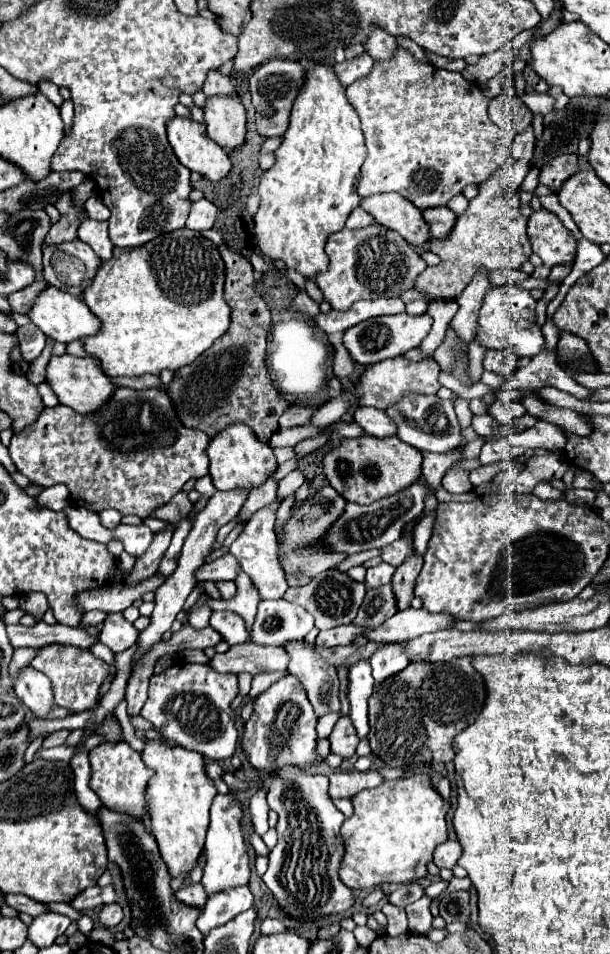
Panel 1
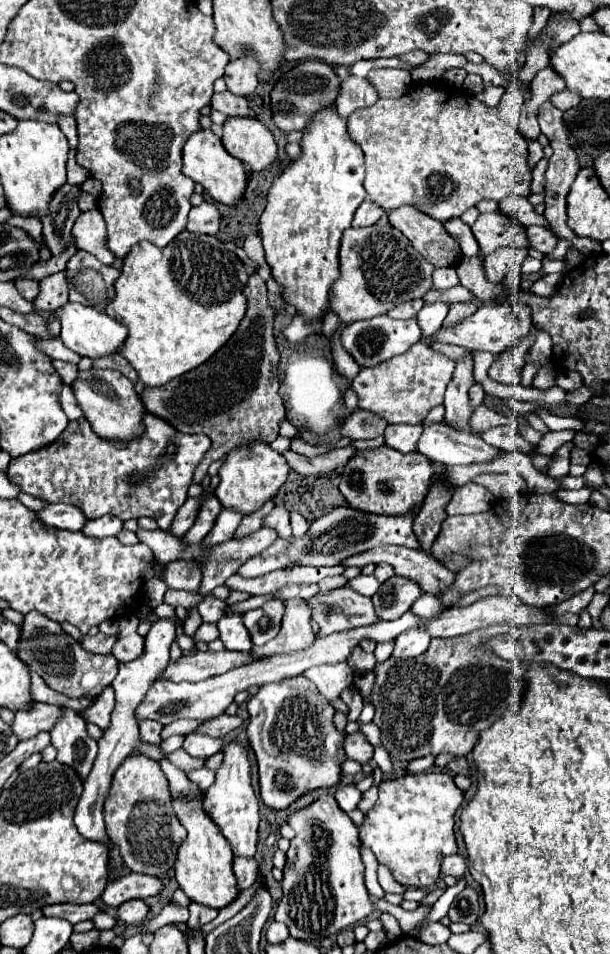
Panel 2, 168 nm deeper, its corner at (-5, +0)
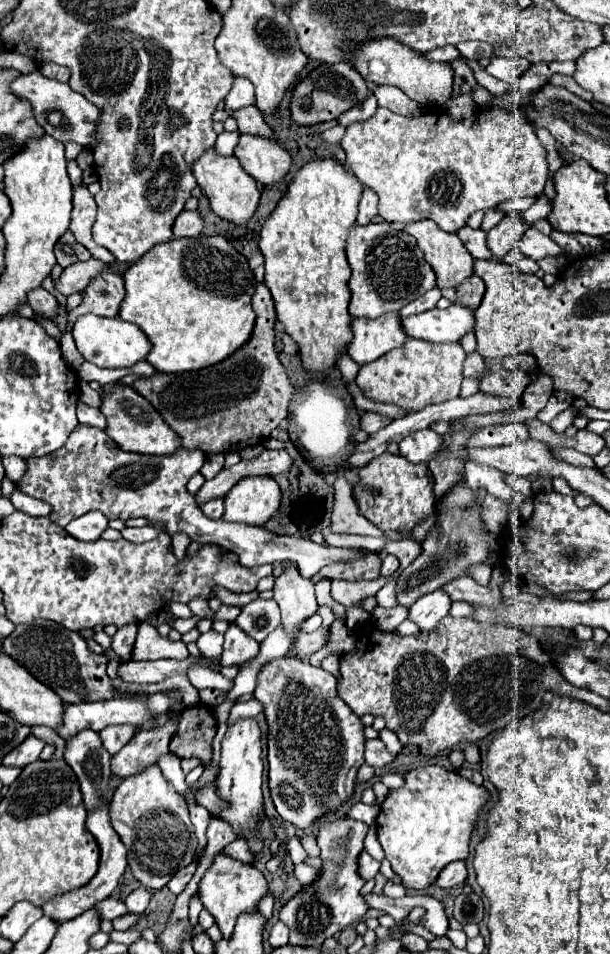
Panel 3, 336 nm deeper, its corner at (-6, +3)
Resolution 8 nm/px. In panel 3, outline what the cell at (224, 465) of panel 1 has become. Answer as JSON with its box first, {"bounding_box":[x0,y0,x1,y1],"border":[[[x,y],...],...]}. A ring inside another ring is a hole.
{"bounding_box":[224,476,282,526],"border":[[[250,476],[240,480],[224,500],[224,520],[250,526],[264,526],[280,508],[282,492],[270,476]]]}

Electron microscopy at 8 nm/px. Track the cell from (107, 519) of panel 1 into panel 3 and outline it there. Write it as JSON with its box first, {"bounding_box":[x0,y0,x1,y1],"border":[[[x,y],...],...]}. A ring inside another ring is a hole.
{"bounding_box":[66,512,108,540],"border":[[[90,512],[84,516],[78,516],[66,526],[66,532],[70,532],[76,540],[98,540],[100,534],[108,528],[108,518],[102,512]]]}

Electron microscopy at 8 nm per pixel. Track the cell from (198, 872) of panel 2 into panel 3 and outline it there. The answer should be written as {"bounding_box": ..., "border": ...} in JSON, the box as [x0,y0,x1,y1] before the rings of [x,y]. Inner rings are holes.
{"bounding_box":[198,854,268,938],"border":[[[218,854],[212,868],[204,874],[200,888],[198,888],[198,896],[204,904],[204,908],[216,918],[216,924],[222,932],[222,938],[230,938],[236,926],[236,920],[240,914],[244,912],[258,912],[258,902],[266,896],[268,892],[268,882],[264,878],[264,874],[244,862],[232,860],[224,854]]]}

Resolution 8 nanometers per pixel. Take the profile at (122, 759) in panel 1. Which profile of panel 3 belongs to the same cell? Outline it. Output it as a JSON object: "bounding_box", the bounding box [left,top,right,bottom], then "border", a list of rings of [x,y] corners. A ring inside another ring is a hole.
{"bounding_box":[110,766,198,890],"border":[[[148,766],[140,774],[120,782],[114,800],[110,804],[110,824],[124,842],[124,846],[128,848],[128,864],[134,878],[152,890],[164,888],[166,882],[170,882],[170,878],[180,868],[186,868],[192,862],[198,848],[198,838],[194,836],[194,824],[190,822],[188,806],[184,798],[174,790],[174,786],[162,776],[158,766]]]}

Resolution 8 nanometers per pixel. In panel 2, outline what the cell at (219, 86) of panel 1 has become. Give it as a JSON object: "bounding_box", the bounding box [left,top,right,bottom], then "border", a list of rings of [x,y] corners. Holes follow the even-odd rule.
{"bounding_box":[211,91,251,117],"border":[[[223,91],[223,93],[215,93],[213,99],[211,99],[211,105],[225,113],[225,115],[235,115],[235,117],[245,117],[245,115],[251,115],[251,109],[249,109],[249,103],[245,97],[237,97],[235,93],[229,93],[229,91]]]}

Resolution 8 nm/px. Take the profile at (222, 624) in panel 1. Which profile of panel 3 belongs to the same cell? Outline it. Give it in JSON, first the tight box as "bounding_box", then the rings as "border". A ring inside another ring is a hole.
{"bounding_box":[220,624,260,666],"border":[[[230,624],[224,636],[224,652],[220,658],[222,666],[244,666],[260,650],[260,644],[254,642],[248,634],[244,634],[236,624]]]}

